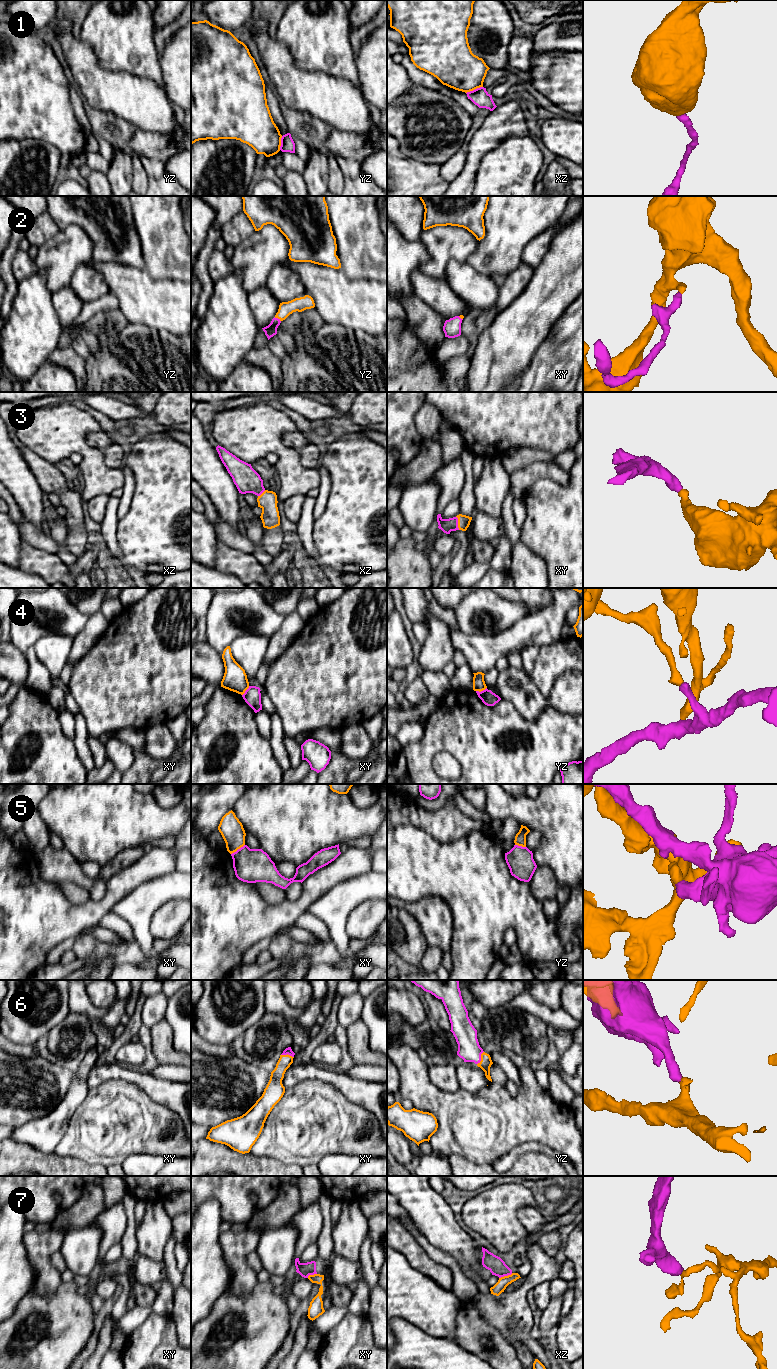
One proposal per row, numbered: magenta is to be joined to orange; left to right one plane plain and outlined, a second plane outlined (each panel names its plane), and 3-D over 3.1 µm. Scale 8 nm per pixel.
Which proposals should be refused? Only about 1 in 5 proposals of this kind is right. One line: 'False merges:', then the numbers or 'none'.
False merges: 1, 4, 5, 7

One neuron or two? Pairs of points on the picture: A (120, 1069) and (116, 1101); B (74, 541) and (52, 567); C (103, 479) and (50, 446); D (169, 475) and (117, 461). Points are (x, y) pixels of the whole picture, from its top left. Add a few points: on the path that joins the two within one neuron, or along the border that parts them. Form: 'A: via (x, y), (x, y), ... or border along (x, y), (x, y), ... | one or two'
A: border along (97, 1085), (109, 1080), (124, 1080), (140, 1090) | two
B: border along (33, 546), (55, 553) | two
C: via (93, 464), (93, 461), (78, 446), (65, 446) | one
D: border along (127, 448), (123, 465) | two

